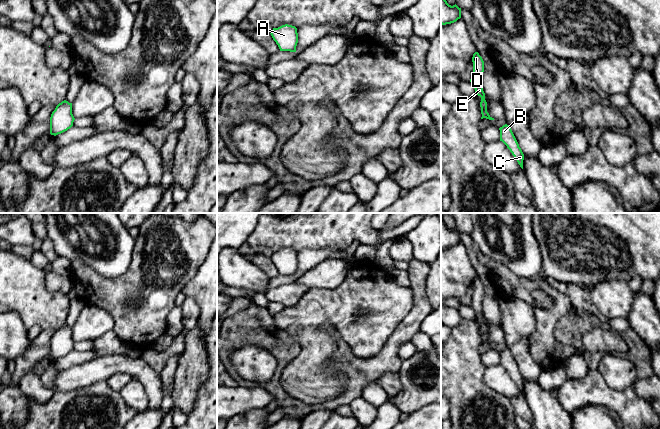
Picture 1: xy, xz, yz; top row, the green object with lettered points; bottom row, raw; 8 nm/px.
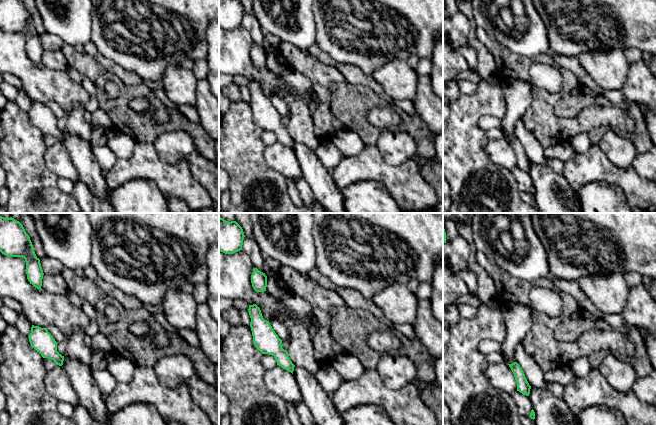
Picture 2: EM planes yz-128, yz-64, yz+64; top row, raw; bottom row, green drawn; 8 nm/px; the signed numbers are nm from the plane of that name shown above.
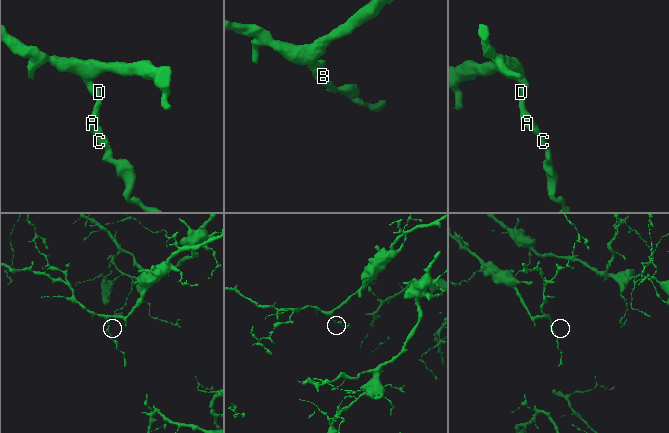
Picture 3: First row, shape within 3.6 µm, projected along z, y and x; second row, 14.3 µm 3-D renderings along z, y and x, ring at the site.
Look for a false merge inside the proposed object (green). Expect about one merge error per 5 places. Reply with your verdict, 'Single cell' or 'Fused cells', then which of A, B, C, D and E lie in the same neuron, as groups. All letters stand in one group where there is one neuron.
Single cell. Groups: A B C D E

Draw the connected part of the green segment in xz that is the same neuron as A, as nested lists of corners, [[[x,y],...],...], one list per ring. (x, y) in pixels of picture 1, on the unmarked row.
[[[285,248],[278,252],[273,252],[270,258],[280,275],[296,276],[298,257],[295,250]]]

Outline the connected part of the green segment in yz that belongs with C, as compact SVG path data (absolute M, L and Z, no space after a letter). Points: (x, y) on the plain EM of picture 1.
M505 348L499 352L500 365L502 365L510 374L520 391L523 393L524 378L509 349Z

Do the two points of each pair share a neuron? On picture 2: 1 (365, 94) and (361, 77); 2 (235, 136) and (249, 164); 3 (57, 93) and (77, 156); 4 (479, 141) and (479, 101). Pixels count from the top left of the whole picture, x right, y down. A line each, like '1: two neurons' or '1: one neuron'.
1: two neurons
2: one neuron
3: two neurons
4: one neuron

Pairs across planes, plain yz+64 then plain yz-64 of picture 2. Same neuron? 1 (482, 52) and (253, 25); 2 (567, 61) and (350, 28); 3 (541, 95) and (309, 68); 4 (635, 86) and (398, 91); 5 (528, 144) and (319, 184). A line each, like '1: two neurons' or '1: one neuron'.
1: one neuron
2: two neurons
3: one neuron
4: two neurons
5: two neurons

